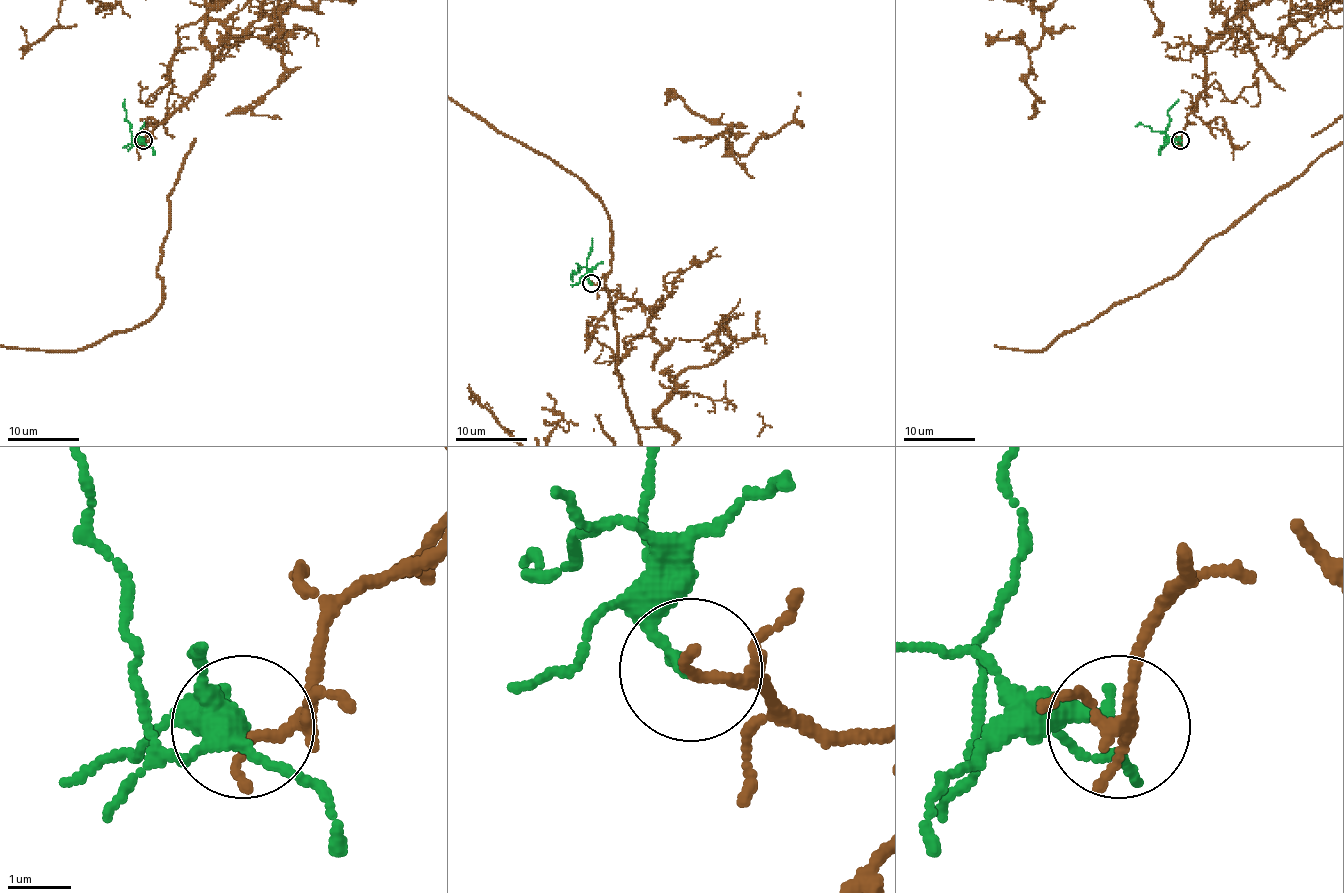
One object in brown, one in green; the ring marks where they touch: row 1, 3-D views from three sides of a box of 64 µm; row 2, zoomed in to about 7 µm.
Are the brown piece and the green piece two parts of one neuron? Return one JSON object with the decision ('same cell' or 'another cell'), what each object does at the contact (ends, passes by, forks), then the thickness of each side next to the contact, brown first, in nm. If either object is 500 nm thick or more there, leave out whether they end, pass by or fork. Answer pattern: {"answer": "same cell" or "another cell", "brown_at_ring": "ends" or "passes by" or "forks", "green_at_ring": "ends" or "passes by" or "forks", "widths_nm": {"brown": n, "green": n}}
{"answer": "same cell", "brown_at_ring": "passes by", "green_at_ring": "ends", "widths_nm": {"brown": 130, "green": 220}}

